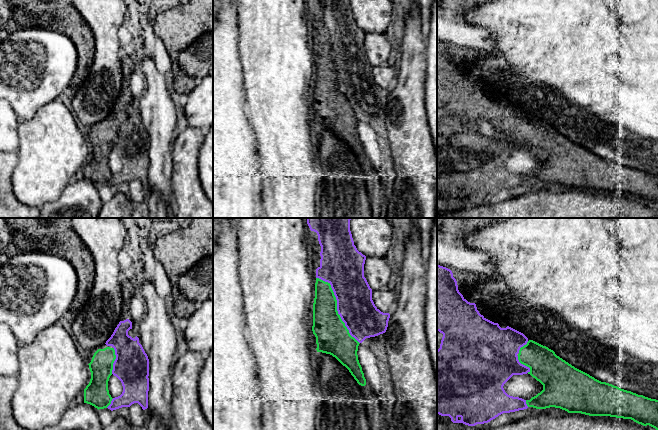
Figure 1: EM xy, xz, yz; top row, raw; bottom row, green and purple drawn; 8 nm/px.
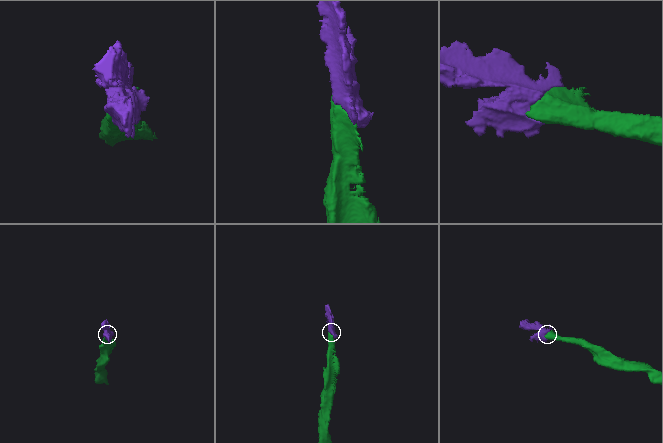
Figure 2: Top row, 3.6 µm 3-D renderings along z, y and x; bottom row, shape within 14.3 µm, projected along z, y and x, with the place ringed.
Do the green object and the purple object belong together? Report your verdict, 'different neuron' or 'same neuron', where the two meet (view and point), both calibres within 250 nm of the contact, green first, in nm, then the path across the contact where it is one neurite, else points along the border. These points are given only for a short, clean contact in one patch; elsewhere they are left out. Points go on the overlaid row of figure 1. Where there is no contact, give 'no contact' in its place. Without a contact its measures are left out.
same neuron; meets green in xz at (336, 307); 280 nm thick on the green side, 300 nm on the other

